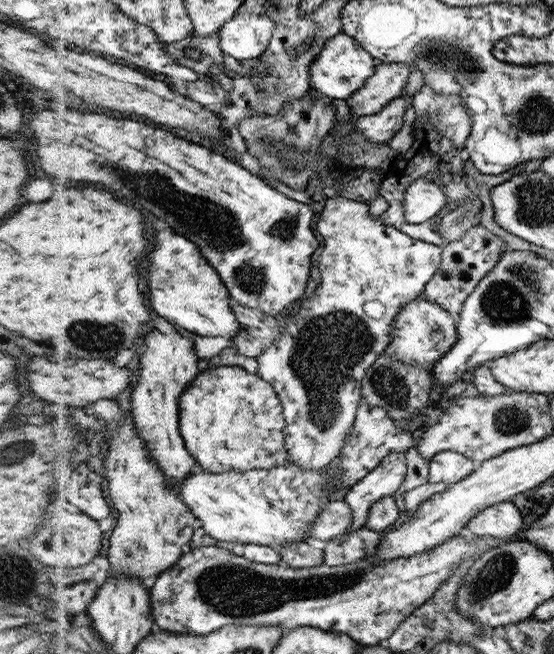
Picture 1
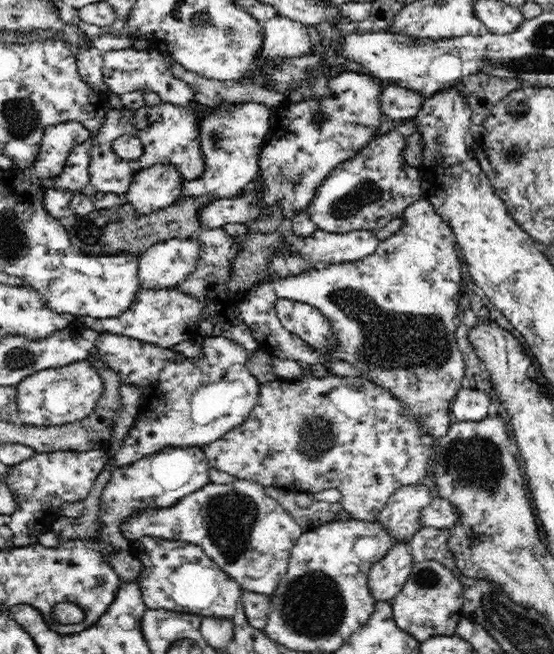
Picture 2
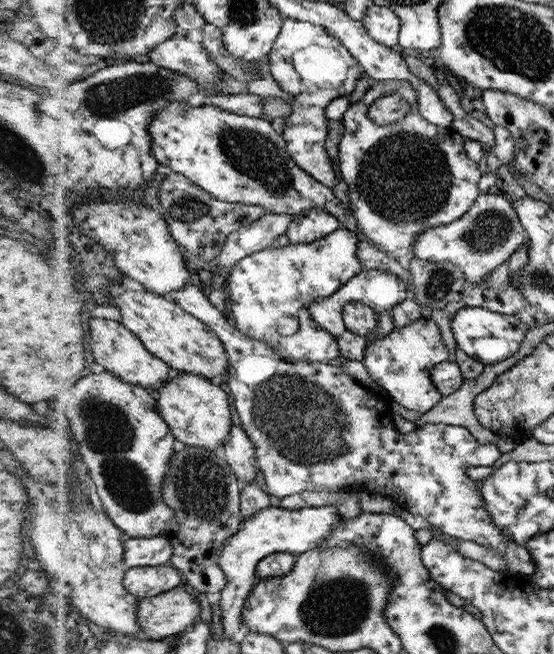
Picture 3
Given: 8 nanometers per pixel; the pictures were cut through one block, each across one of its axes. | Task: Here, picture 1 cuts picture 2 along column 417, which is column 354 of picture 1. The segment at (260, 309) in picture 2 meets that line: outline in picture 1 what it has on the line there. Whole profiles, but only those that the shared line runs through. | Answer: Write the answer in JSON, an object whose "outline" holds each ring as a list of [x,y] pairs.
{"outline":[[[337,196],[329,198],[326,201],[324,210],[320,213],[316,226],[316,230],[322,236],[322,242],[324,242],[324,250],[320,254],[318,266],[320,269],[320,283],[314,294],[307,299],[304,298],[293,309],[294,314],[287,317],[282,339],[278,340],[278,342],[268,348],[268,351],[259,356],[259,375],[276,387],[276,391],[280,393],[280,398],[283,400],[288,421],[286,432],[289,463],[302,466],[304,470],[320,470],[320,468],[328,466],[334,458],[341,454],[344,443],[347,442],[348,434],[351,434],[352,427],[355,426],[355,416],[358,414],[359,405],[363,401],[362,384],[368,367],[376,362],[392,342],[392,323],[395,322],[396,316],[399,315],[403,305],[416,299],[424,292],[424,287],[427,286],[428,282],[431,282],[432,276],[439,270],[443,260],[443,246],[429,244],[427,241],[415,240],[414,237],[401,232],[395,225],[384,224],[378,216],[374,217],[369,214],[369,206],[362,202],[355,202],[354,200],[347,200]]]}

